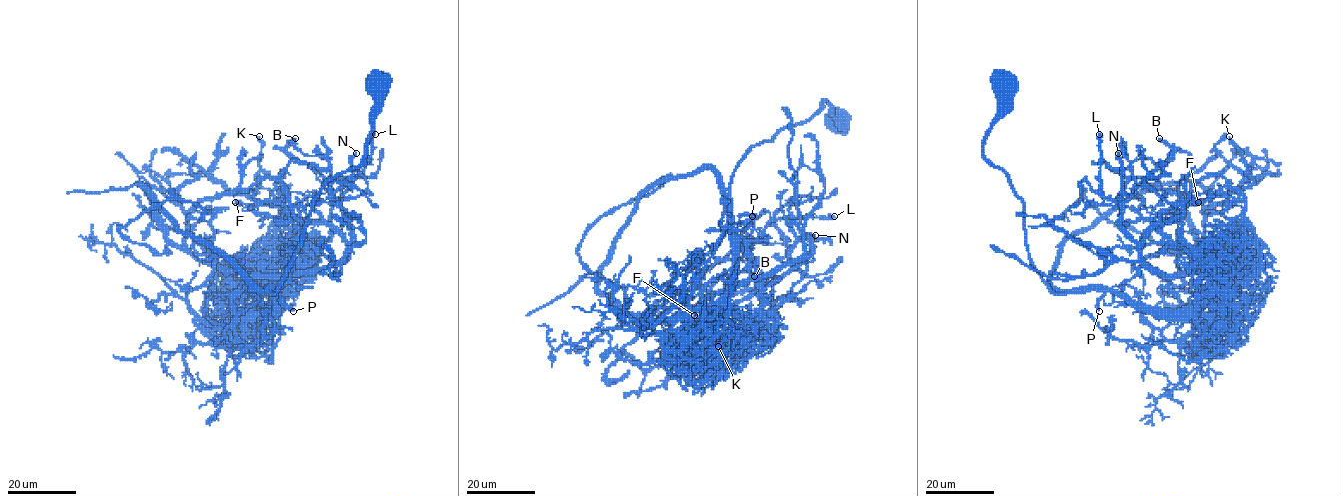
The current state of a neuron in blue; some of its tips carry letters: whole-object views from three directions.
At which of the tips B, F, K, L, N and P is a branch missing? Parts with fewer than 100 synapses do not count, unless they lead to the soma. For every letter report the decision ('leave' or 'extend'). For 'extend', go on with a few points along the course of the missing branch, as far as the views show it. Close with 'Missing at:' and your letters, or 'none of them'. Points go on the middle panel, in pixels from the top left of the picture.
B: leave
F: leave
K: leave
L: leave
N: leave
P: leave
Missing at: none of them

